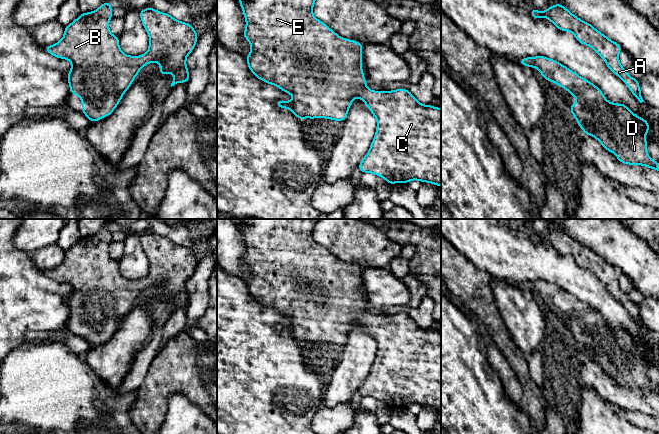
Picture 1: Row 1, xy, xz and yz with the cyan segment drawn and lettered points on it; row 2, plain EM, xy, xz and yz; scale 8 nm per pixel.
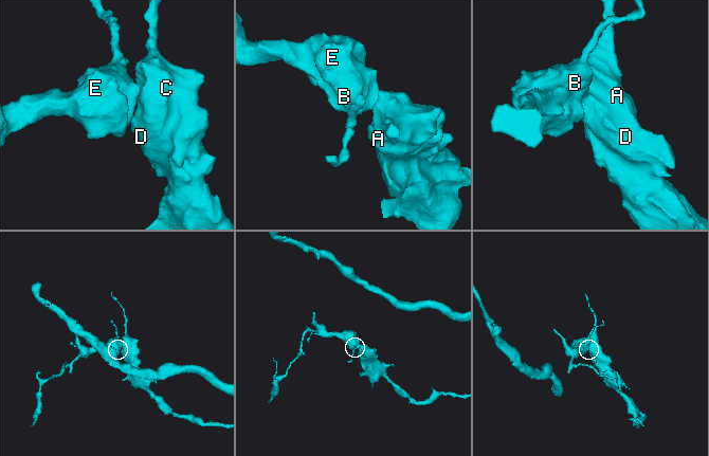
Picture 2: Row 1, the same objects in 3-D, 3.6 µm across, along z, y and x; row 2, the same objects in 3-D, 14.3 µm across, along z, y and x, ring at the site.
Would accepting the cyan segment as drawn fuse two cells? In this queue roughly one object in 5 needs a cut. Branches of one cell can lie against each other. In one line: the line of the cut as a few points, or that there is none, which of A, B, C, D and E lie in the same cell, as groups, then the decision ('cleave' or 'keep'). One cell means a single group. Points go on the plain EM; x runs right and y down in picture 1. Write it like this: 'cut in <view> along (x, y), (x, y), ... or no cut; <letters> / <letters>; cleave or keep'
no cut; A B C D E; keep

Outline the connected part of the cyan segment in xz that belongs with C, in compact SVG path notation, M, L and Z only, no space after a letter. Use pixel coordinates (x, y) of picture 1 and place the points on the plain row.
M240 219L239 227L244 237L246 244L246 252L243 257L243 261L250 266L251 275L245 282L249 293L255 299L256 302L264 305L265 307L272 308L279 311L283 316L290 317L294 323L292 325L276 325L276 329L279 332L287 332L293 336L293 338L299 342L311 342L317 341L325 343L333 343L335 345L344 345L347 342L348 333L352 329L354 322L362 323L371 337L377 344L377 353L375 361L370 369L370 373L365 381L358 389L362 397L373 397L379 401L384 402L389 408L394 407L408 407L411 404L419 404L421 406L428 406L441 410L441 333L433 331L431 329L422 329L418 324L410 317L408 313L396 313L394 315L373 315L367 312L367 305L364 302L363 293L361 290L362 272L363 269L359 266L350 263L344 263L331 254L326 248L316 243L313 239L313 229L315 224L320 219Z

